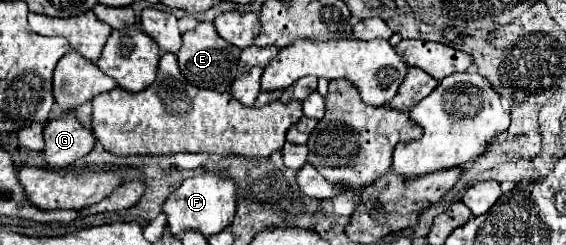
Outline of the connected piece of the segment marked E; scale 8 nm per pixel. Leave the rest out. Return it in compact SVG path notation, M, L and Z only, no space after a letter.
M200 22L194 30L188 30L182 34L182 48L176 56L178 56L180 72L190 84L198 88L210 88L216 92L228 92L230 84L236 78L240 50L228 44L226 40L222 40L212 22Z

